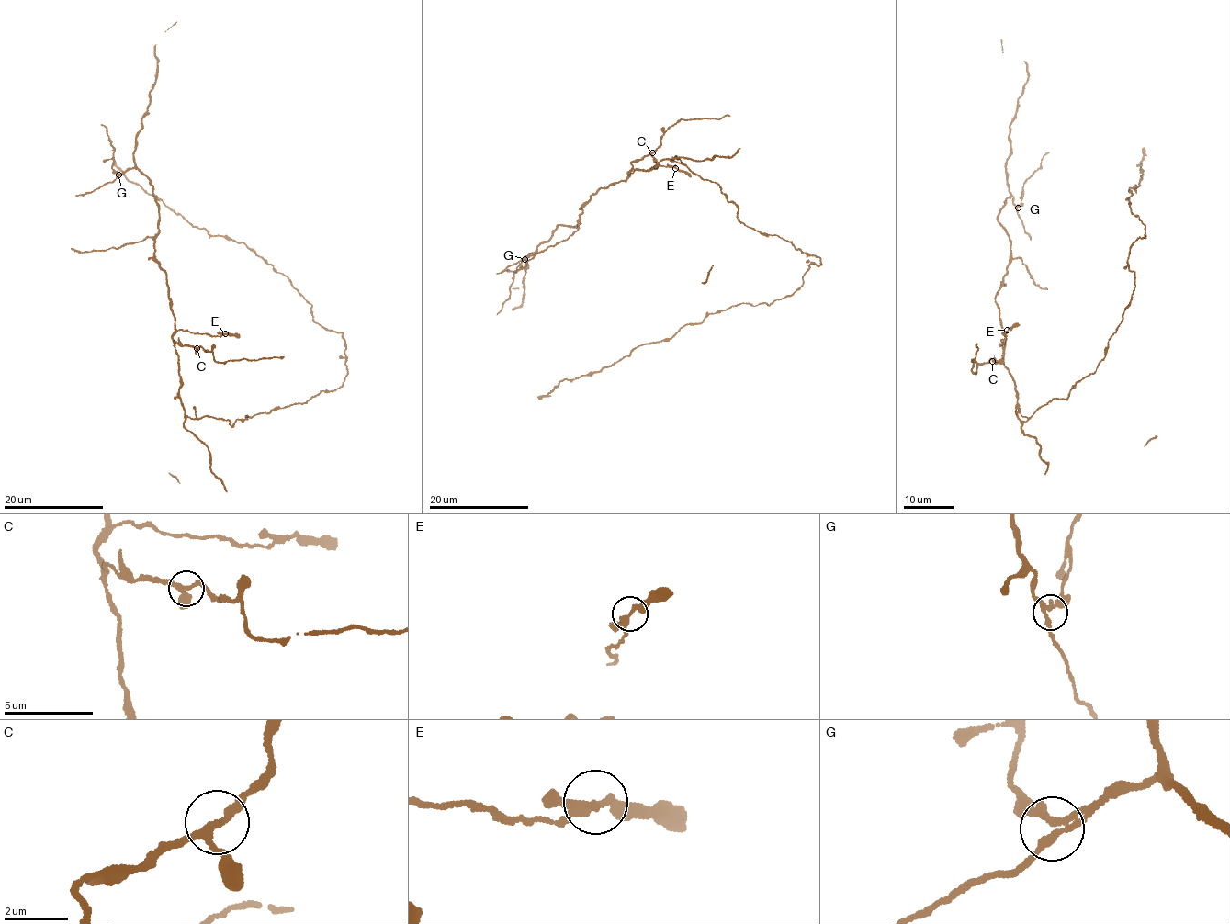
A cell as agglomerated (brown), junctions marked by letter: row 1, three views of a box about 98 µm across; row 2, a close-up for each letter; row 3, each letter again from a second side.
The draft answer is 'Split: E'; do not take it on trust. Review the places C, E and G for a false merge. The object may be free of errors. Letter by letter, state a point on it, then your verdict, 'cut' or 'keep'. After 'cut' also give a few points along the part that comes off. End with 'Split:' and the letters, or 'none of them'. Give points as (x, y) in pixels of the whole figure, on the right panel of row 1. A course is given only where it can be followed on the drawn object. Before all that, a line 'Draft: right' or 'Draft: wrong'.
Draft: wrong
C: (992, 361) | keep
E: (1007, 330) | keep
G: (1018, 208) | keep
Split: none of them

